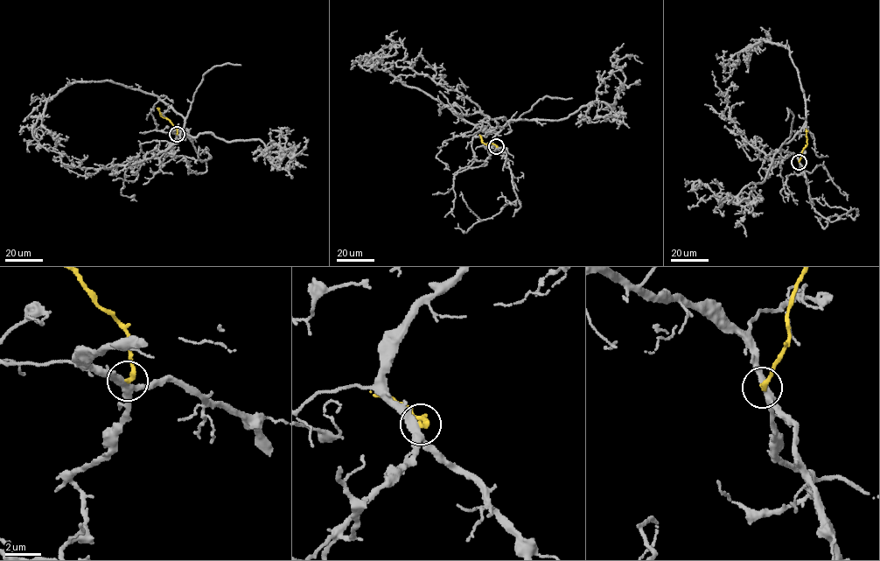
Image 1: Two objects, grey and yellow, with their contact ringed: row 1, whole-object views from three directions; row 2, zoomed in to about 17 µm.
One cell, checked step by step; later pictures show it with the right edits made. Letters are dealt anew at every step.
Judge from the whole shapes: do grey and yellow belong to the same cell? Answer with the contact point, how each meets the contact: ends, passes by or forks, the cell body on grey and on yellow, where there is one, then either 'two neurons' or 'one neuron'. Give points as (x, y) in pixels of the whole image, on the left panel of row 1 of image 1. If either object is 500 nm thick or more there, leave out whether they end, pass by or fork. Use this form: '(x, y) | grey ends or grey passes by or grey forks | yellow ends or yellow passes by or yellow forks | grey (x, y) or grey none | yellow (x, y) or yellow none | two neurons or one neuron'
(177, 134) | grey passes by | yellow ends | grey none | yellow none | two neurons

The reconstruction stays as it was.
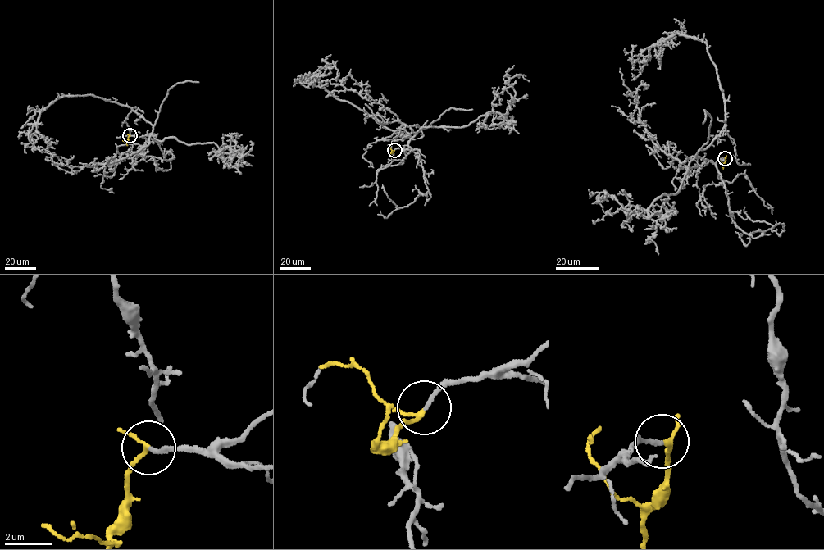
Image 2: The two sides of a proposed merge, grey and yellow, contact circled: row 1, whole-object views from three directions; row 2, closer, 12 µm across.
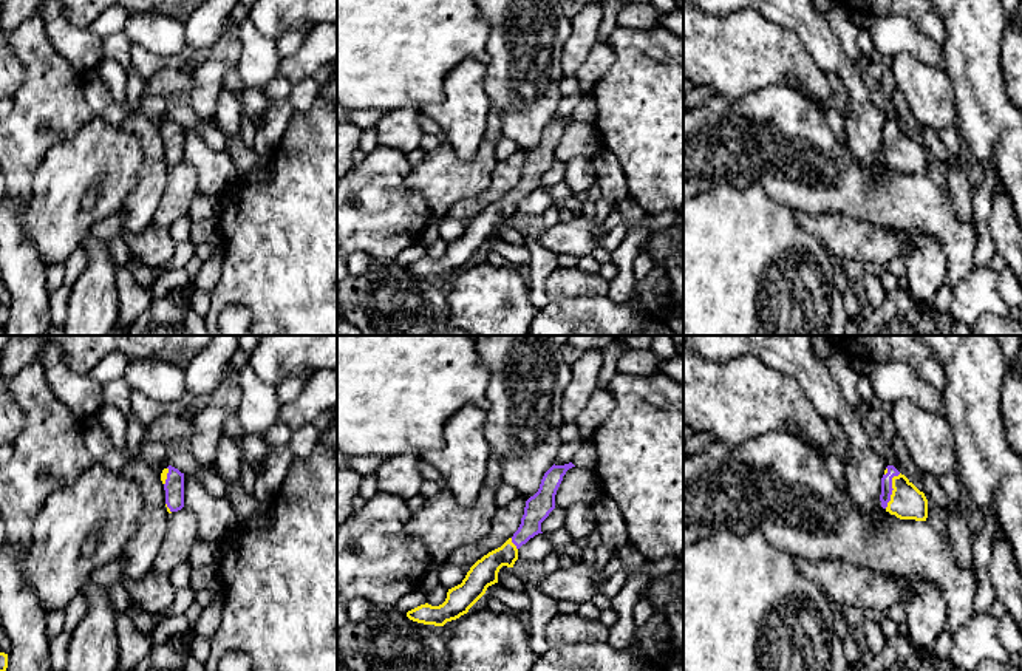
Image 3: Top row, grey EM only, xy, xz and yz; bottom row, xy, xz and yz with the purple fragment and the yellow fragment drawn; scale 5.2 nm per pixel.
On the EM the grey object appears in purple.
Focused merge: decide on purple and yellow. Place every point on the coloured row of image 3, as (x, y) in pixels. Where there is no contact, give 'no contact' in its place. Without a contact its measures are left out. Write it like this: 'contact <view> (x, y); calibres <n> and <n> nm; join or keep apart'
contact yz (892, 489); calibres 60 and 180 nm; join

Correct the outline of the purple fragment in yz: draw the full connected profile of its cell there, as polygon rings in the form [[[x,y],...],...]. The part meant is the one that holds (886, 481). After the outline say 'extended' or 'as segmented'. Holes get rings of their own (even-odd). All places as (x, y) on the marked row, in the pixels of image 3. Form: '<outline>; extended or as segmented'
[[[887,465],[881,478],[881,507],[900,519],[926,521],[928,499],[894,465]]]; extended

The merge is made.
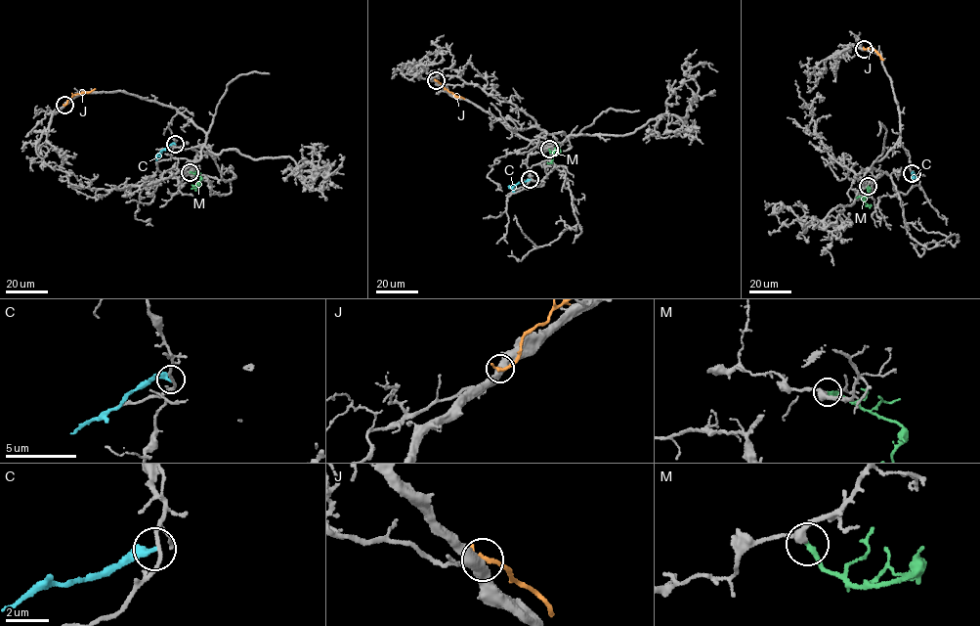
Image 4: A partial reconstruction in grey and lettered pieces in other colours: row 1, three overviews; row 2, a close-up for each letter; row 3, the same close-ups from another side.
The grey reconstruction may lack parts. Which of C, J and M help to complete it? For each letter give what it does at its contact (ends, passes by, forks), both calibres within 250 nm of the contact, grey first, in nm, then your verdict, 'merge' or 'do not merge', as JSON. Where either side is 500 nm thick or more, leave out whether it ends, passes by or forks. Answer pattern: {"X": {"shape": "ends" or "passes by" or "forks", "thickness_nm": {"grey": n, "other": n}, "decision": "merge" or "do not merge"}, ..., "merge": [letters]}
{"C": {"shape": "ends", "thickness_nm": {"grey": 160, "other": 320}, "decision": "do not merge"}, "J": {"shape": "ends", "thickness_nm": {"grey": 460, "other": 240}, "decision": "do not merge"}, "M": {"shape": "ends", "thickness_nm": {"grey": 360, "other": 240}, "decision": "merge"}, "merge": ["M"]}

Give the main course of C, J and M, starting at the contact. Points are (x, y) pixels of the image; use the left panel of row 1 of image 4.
C: (175, 144), (158, 154), (156, 160)
J: (64, 105), (75, 94), (95, 89)
M: (190, 172), (200, 179), (199, 185), (191, 189)

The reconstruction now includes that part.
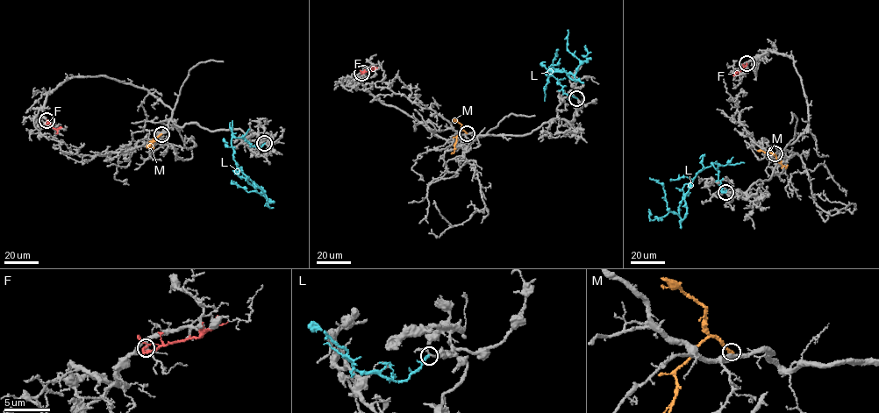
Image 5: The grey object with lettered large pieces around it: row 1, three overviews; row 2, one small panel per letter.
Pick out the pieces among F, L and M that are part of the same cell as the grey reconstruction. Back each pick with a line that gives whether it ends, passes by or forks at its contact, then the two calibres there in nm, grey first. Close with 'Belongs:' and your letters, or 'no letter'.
Belongs: no letter

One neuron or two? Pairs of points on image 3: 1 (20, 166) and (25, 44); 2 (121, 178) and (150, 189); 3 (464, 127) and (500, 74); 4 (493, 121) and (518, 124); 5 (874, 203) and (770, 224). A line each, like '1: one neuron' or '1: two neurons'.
1: one neuron
2: two neurons
3: two neurons
4: two neurons
5: two neurons

